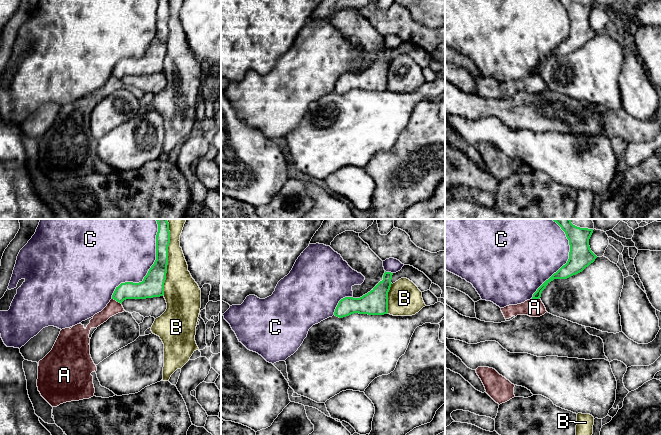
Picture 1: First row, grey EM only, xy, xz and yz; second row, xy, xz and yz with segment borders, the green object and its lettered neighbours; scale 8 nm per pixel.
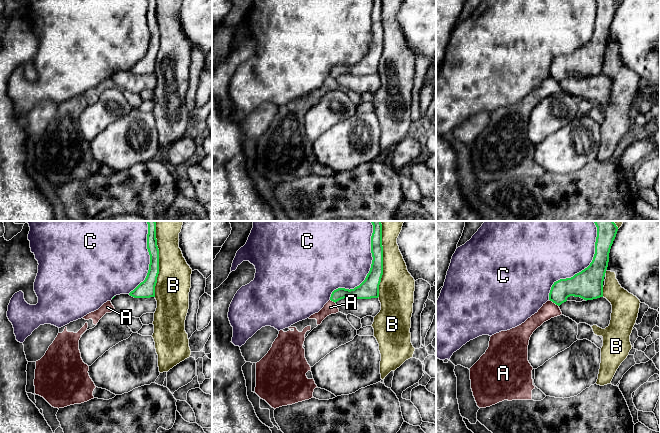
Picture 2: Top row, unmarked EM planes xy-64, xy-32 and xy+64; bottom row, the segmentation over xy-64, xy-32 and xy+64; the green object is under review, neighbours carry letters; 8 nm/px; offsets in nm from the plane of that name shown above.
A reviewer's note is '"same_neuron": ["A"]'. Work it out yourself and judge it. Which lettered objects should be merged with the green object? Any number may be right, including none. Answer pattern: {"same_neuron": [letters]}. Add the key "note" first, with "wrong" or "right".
{"note": "wrong", "same_neuron": []}

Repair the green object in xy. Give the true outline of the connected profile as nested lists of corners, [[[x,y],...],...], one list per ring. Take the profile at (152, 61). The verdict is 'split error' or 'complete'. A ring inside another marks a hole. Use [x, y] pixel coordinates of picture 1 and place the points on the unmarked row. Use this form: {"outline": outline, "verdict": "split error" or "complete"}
{"outline": [[[158,0],[156,36],[142,58],[125,58],[116,63],[112,75],[121,79],[126,75],[146,75],[164,71],[170,19],[169,0]]], "verdict": "complete"}

